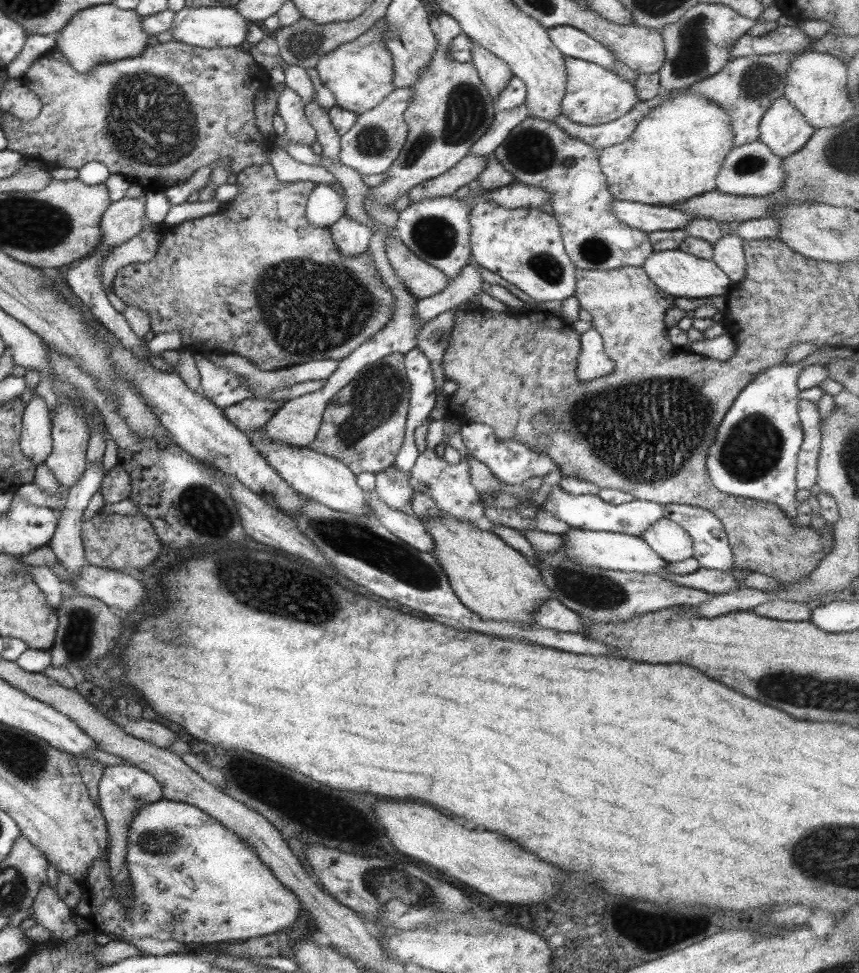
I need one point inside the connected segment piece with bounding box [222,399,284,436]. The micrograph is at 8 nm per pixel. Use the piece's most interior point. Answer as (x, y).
(250, 414)

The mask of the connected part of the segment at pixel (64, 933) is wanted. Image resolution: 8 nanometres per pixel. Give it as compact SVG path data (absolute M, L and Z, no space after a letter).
M45 881L32 900L31 918L50 934L51 941L67 941L79 933L71 922L69 907L58 897L56 889Z

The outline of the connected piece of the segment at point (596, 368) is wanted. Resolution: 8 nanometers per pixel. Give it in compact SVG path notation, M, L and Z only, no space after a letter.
M595 328L580 336L580 347L576 356L576 379L589 382L601 378L614 369L614 362L603 353L601 336Z

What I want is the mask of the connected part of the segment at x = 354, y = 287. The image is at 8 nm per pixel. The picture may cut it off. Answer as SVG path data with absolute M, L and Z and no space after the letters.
M263 163L247 165L243 170L240 170L236 174L234 185L237 187L236 197L226 202L224 209L201 218L181 222L175 226L165 227L158 223L160 238L158 238L158 249L155 257L145 263L132 263L117 270L116 276L113 278L111 292L125 306L136 306L150 318L151 333L156 335L163 332L179 332L182 339L179 348L188 349L193 354L231 353L240 357L244 356L259 370L273 371L297 364L305 364L313 360L340 361L391 321L391 317L394 315L393 297L389 294L389 290L383 286L383 281L379 278L379 274L375 270L375 263L369 257L369 253L362 252L353 257L343 256L337 250L327 228L315 226L306 219L306 202L314 183L309 181L281 182L276 177L273 167L269 163Z

